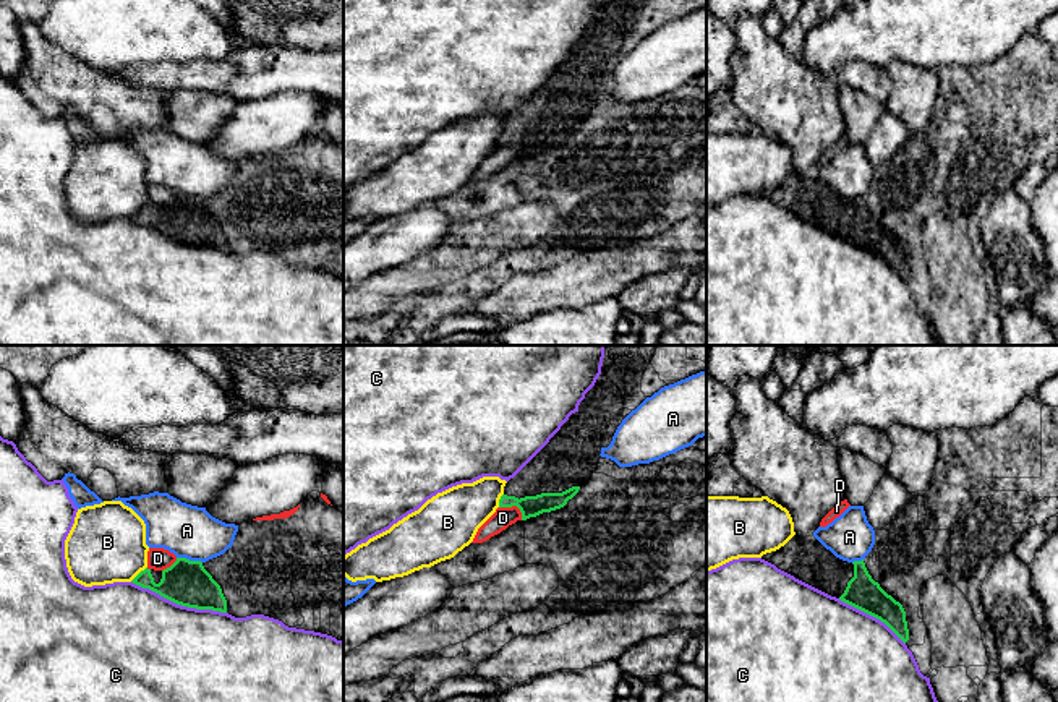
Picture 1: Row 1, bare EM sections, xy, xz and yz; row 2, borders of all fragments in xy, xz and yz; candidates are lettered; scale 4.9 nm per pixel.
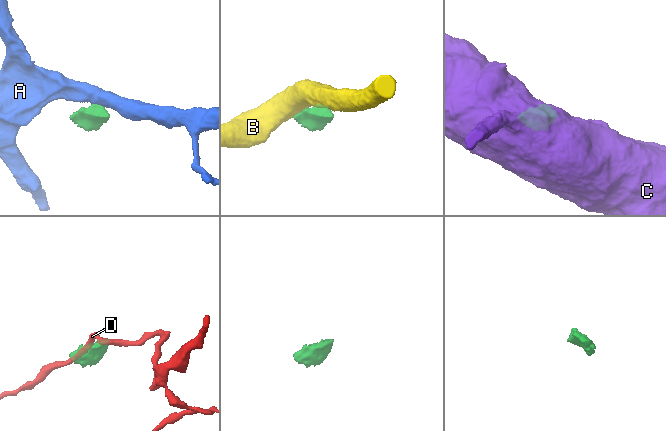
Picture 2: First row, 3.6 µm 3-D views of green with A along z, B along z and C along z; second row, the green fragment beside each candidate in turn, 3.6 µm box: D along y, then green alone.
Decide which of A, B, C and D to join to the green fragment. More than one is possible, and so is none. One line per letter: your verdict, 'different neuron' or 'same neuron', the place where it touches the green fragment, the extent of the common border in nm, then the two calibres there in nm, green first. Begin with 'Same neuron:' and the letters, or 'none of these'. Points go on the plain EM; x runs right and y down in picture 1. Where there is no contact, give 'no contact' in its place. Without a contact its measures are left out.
Same neuron: none of these
A: different neuron; meets green in xy at (188, 196); contact 130 nm long; 220 nm thick on the green side, 260 nm on the other
B: different neuron; meets green in xy at (140, 209); contact 120 nm long; 220 nm thick on the green side, 380 nm on the other
C: different neuron; meets green in xy at (179, 240); contact 500 nm long; 220 nm thick on the green side, 500 nm on the other
D: different neuron; meets green in xz at (514, 141); contact 140 nm long; 110 nm thick on the green side, 100 nm on the other

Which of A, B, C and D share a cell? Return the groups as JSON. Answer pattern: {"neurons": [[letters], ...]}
{"neurons": [["A"], ["B"], ["C"], ["D"]]}

